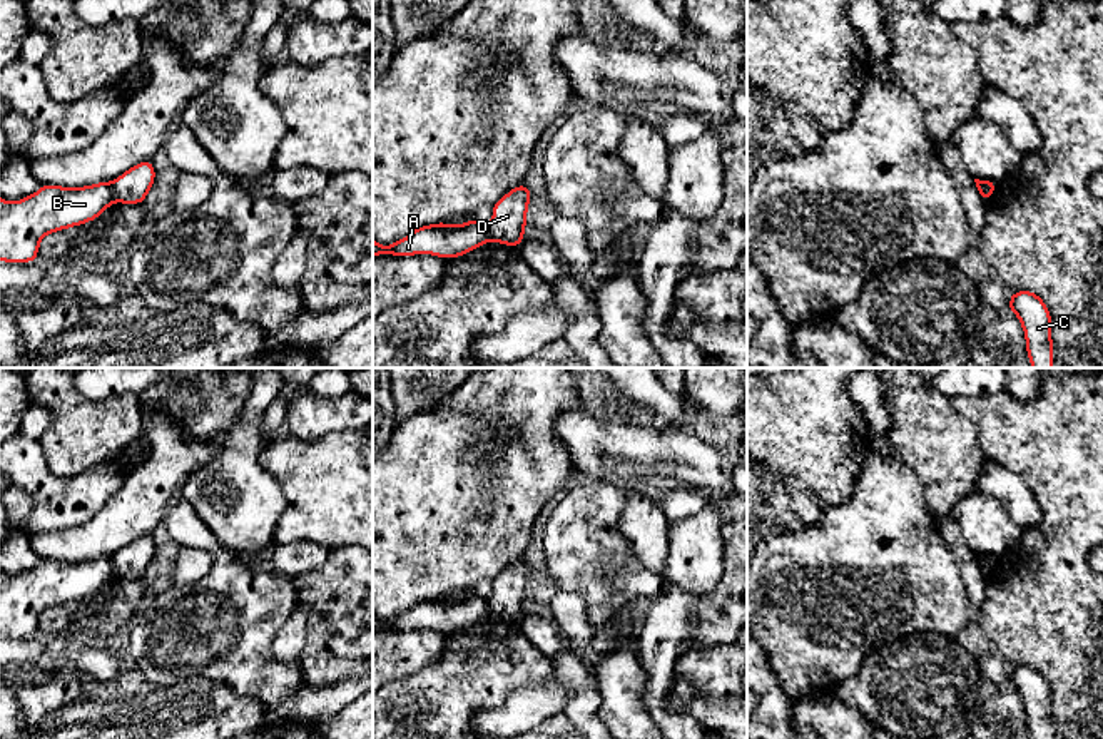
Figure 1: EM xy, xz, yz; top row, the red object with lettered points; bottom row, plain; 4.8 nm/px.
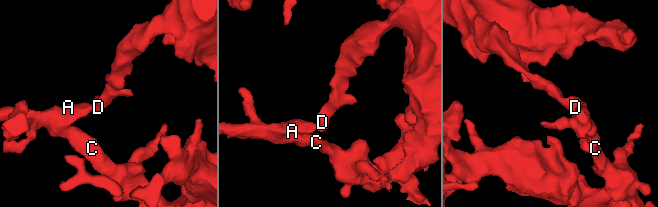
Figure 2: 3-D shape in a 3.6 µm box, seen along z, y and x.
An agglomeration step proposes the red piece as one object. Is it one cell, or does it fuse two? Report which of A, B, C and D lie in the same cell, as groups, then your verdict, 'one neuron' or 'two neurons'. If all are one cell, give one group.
A B C / D | two neurons

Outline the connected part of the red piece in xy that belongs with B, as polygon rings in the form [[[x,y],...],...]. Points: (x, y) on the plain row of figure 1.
[[[112,557],[85,562],[43,558],[17,577],[0,572],[0,635],[33,637],[43,610],[90,597],[112,577]]]

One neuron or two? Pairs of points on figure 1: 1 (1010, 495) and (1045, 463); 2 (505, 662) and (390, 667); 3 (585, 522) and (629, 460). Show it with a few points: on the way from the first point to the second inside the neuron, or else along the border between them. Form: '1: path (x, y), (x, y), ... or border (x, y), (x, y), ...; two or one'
1: border (990, 460), (1010, 468), (1030, 489), (1042, 517); two
2: border (447, 634), (443, 654), (435, 662), (390, 681); two
3: border (599, 479), (622, 482); two

